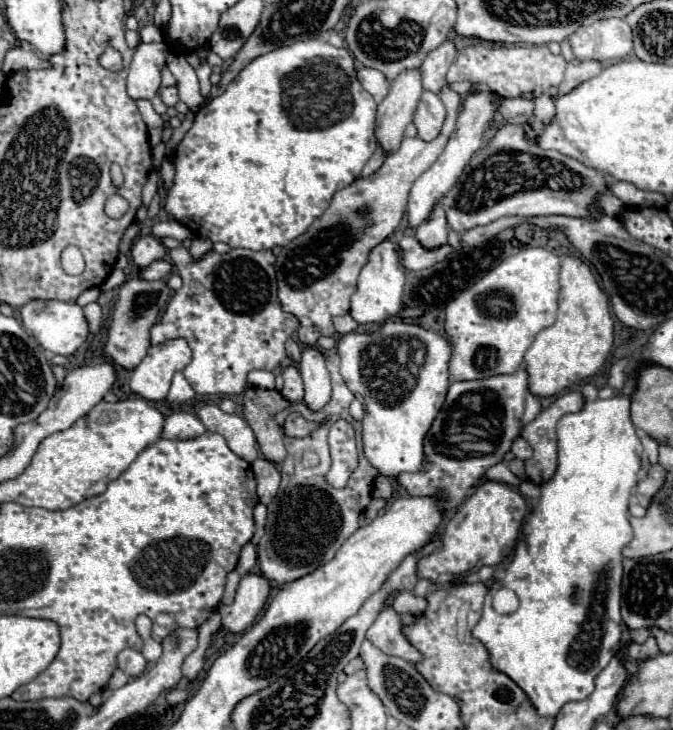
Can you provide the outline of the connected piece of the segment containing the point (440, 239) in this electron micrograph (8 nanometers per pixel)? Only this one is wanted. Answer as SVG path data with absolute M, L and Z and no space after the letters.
M437 203L437 209L433 209L433 213L429 215L429 221L423 221L417 227L417 235L415 237L419 239L419 243L423 247L431 249L431 247L447 243L447 233L449 233L449 225L445 221L443 205Z

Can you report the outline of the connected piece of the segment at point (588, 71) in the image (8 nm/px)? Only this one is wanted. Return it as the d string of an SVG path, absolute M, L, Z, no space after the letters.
M573 59L569 65L567 65L567 71L565 71L565 79L563 83L559 85L559 91L557 95L565 95L565 93L571 93L577 85L581 85L583 81L595 77L597 73L601 73L601 63L597 61L577 61Z

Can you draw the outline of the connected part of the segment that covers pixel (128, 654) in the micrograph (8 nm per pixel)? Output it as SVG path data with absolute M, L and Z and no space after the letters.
M123 649L123 651L117 655L117 665L119 665L119 669L121 669L125 675L137 677L137 675L141 675L141 673L145 671L147 661L145 661L145 657L143 657L139 651L135 651L135 649Z

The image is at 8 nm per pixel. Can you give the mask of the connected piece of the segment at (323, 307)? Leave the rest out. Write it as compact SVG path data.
M445 87L441 91L441 101L447 107L447 119L435 141L425 143L419 137L405 137L401 147L387 155L385 163L371 177L359 177L349 187L337 191L327 211L279 253L275 263L279 303L283 311L297 317L299 329L295 335L305 347L313 347L321 335L335 335L333 317L349 313L349 301L357 289L357 277L369 251L397 229L407 207L411 185L443 151L451 131L455 129L461 97Z

